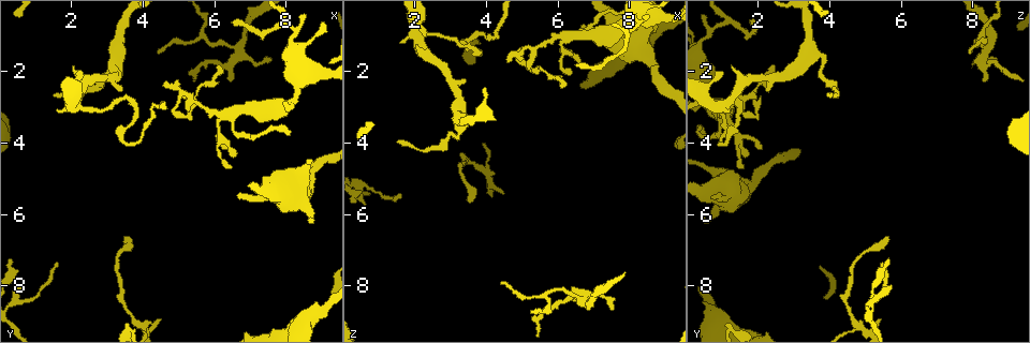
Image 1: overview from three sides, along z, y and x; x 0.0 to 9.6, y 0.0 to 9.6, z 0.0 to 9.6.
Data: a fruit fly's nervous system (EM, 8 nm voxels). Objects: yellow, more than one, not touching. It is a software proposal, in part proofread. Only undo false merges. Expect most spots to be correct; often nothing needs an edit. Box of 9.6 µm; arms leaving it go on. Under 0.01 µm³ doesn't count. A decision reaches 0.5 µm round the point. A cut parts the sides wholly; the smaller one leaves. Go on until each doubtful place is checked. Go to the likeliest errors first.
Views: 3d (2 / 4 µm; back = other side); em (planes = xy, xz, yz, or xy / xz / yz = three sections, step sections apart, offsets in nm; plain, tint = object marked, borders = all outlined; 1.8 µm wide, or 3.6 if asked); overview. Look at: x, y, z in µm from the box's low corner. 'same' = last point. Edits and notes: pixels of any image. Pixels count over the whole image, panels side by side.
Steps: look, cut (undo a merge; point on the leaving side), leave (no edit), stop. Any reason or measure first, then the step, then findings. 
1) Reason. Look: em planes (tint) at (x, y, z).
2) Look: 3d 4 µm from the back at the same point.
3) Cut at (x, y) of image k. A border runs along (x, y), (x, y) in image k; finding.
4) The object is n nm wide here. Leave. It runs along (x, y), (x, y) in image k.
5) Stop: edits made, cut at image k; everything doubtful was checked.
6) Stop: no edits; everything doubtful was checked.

Four arms meet. Look: em yz step 4 (tint) at (6.25, 3.15, 1.00).

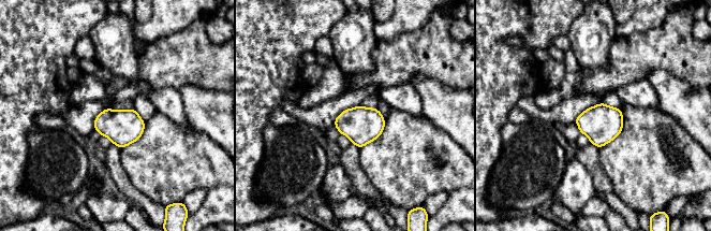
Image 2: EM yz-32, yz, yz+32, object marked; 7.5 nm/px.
Look: em planes (tint) at the same point.

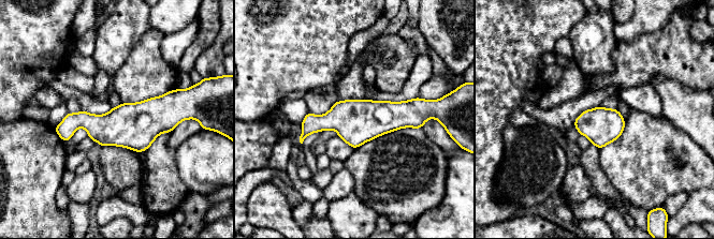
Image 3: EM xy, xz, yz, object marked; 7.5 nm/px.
Leave. It runs along (178, 114), (58, 130) in image 3; continuous, no second cell.

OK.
Calibre changes. Look: em xz step 16 (tint) at (6.65, 1.65, 8.30).

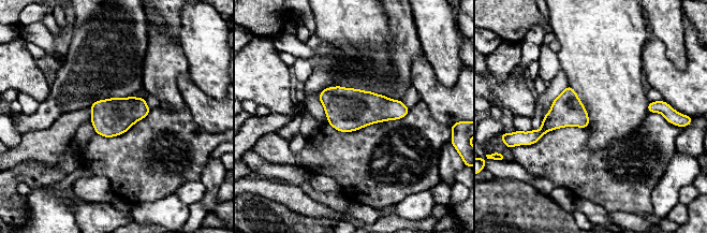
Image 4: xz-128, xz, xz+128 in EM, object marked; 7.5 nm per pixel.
Another direction. Look: em planes (borders) at the same point.

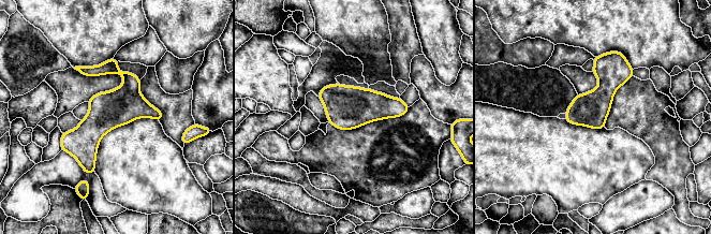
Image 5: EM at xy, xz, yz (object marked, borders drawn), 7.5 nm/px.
Leave. One cell here.

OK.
Look: em xy step 16 (tint) at (4.00, 9.10, 4.75).

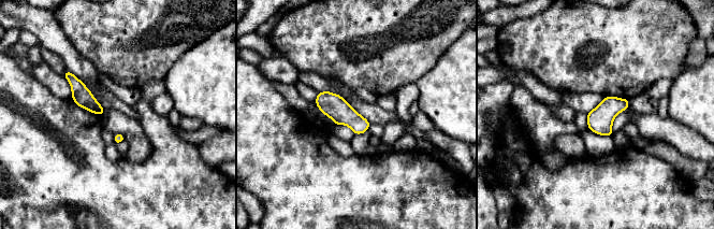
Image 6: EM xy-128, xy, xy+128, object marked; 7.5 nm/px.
Leave. Continuous, no second cell.

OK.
Thick turns thin. Look: 3d 2 µm from the back at (3.45, 7.00, 5.00).

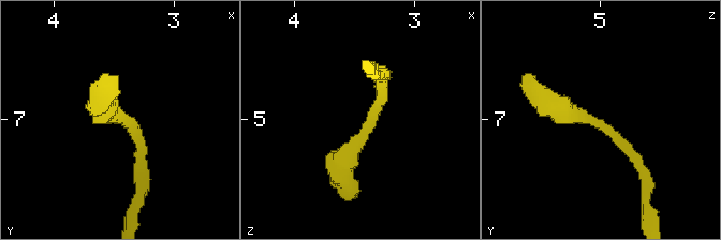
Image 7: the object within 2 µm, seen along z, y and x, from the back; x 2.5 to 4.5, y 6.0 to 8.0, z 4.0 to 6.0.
Look: em planes (tint) at (3.44, 7.00, 5.08).

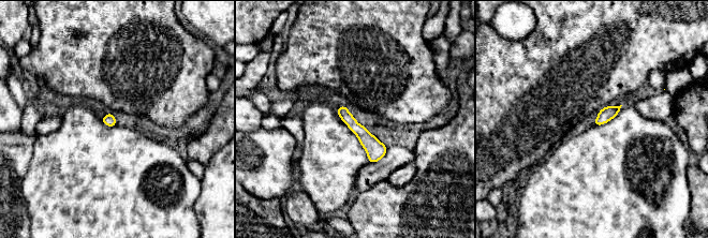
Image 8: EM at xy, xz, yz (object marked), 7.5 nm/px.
The object is 90 nm wide here. Leave. It runs along (342, 108), (371, 144), (372, 160) in image 8; all the same cell.

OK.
Stop: no edits; everything doubtful was checked.

